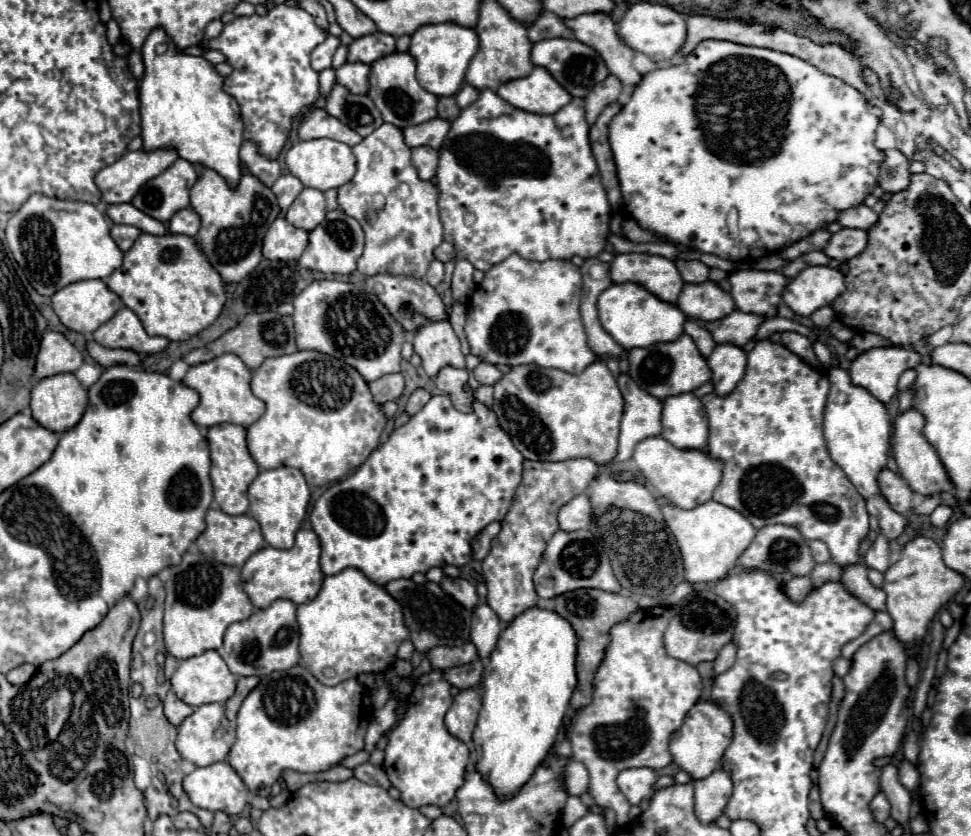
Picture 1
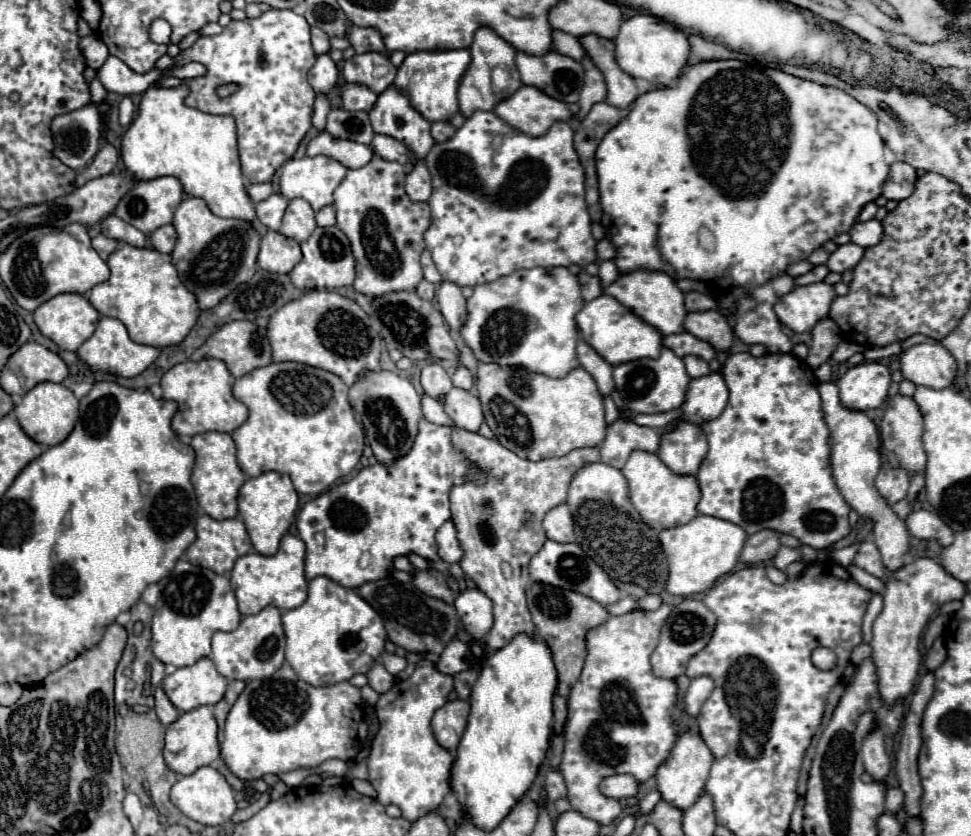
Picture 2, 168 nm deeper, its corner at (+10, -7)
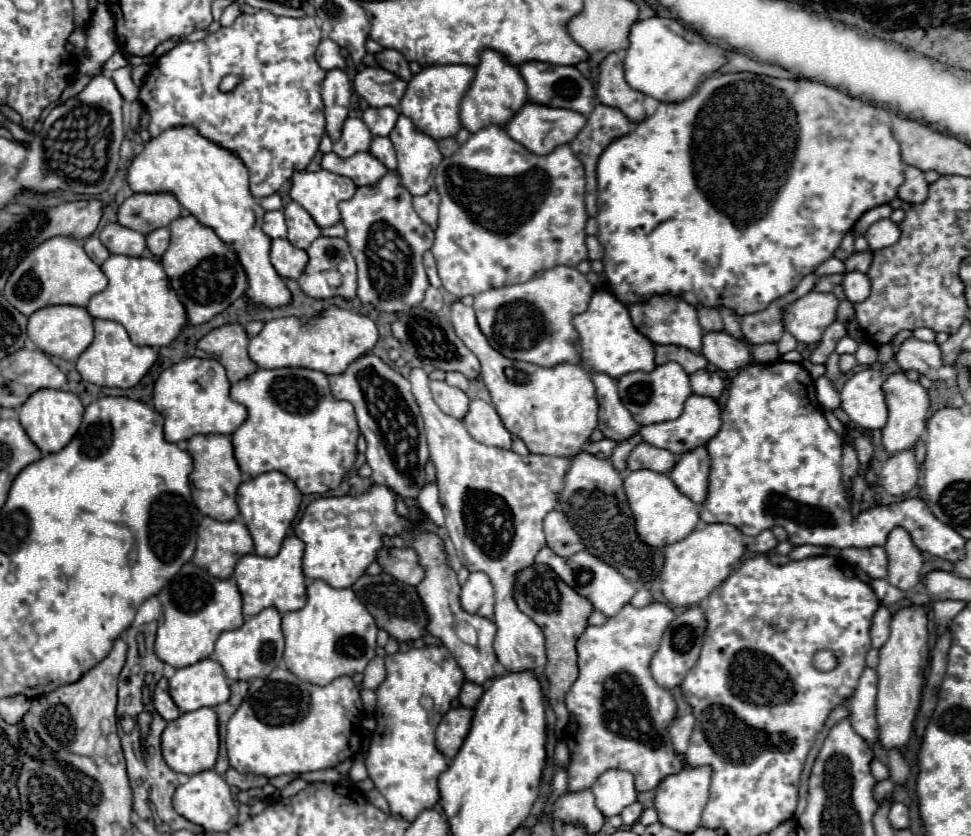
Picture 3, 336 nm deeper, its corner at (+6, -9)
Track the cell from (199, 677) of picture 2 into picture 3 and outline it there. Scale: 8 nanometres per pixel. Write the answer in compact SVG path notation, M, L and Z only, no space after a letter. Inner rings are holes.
M212 658L176 670L176 674L168 682L170 696L180 712L218 706L230 698L230 682L224 676L222 666Z

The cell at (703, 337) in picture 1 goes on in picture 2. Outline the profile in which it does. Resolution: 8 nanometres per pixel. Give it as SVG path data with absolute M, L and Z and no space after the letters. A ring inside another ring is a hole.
M686 356L684 358L684 364L686 364L686 372L690 374L690 378L700 378L700 376L706 376L710 374L710 366L702 360L702 358L694 358L694 356Z

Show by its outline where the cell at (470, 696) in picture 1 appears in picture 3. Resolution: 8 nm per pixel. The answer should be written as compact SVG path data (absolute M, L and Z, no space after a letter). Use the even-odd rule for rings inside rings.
M458 706L446 712L442 722L436 728L436 746L446 758L454 758L470 730L472 722L472 710Z

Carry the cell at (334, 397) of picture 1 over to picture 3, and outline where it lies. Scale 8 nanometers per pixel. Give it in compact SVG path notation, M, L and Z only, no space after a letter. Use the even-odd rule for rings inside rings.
M278 368L278 370L258 370L244 380L236 382L230 390L230 398L244 404L248 408L246 422L232 434L234 456L240 470L254 478L262 472L278 470L294 484L302 494L324 494L328 490L336 490L346 474L352 470L358 456L358 422L350 402L336 400L332 396L328 376L324 372L308 370L308 368Z

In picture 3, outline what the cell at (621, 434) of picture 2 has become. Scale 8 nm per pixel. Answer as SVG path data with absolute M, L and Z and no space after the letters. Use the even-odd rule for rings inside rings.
M640 442L630 454L628 454L628 470L640 470L640 468L650 468L656 472L670 472L674 466L676 458L672 452L664 448L654 448L646 442Z

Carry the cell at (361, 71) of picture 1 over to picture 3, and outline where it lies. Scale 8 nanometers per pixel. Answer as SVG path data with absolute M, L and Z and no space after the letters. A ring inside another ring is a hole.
M364 108L362 110L362 120L366 122L366 126L370 128L370 132L374 136L388 136L390 130L394 128L396 124L396 118L398 118L398 112L396 108Z

